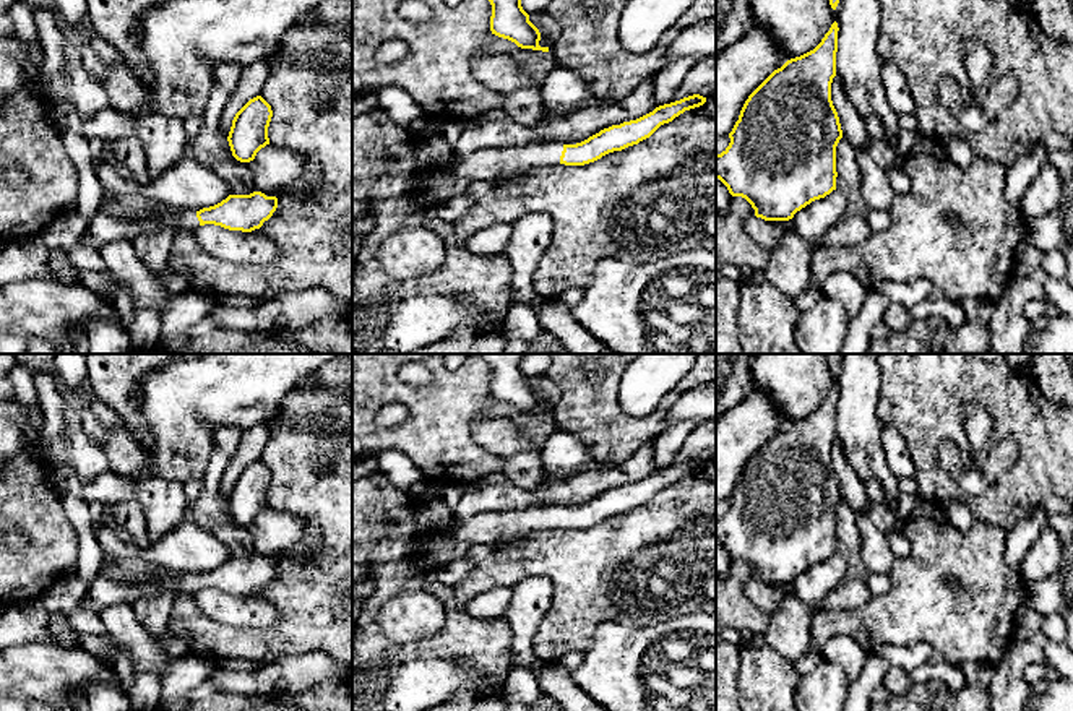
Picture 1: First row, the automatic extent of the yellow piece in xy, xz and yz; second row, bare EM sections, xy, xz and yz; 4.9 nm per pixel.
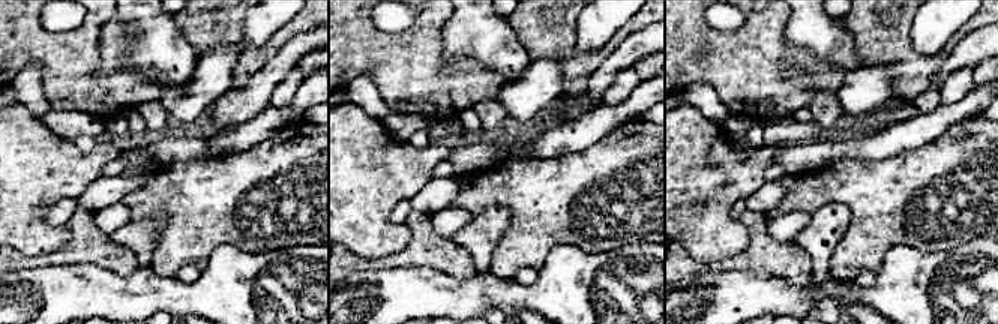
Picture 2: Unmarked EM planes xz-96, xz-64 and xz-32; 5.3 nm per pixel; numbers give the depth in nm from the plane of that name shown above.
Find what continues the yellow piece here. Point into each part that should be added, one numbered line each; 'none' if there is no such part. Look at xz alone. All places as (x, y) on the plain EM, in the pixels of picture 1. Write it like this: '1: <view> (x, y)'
1: xz (489, 528)

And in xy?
1: xy (185, 585)

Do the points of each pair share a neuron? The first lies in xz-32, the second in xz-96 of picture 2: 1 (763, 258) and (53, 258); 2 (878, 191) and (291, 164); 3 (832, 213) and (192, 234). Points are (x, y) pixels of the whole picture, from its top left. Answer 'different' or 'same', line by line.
1: same
2: same
3: different

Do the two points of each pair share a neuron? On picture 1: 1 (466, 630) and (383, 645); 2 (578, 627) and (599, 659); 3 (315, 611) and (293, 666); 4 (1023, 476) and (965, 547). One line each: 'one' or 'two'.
1: one
2: two
3: two
4: two

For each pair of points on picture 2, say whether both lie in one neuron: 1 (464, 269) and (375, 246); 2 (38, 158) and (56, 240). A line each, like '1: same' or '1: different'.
1: different
2: same

